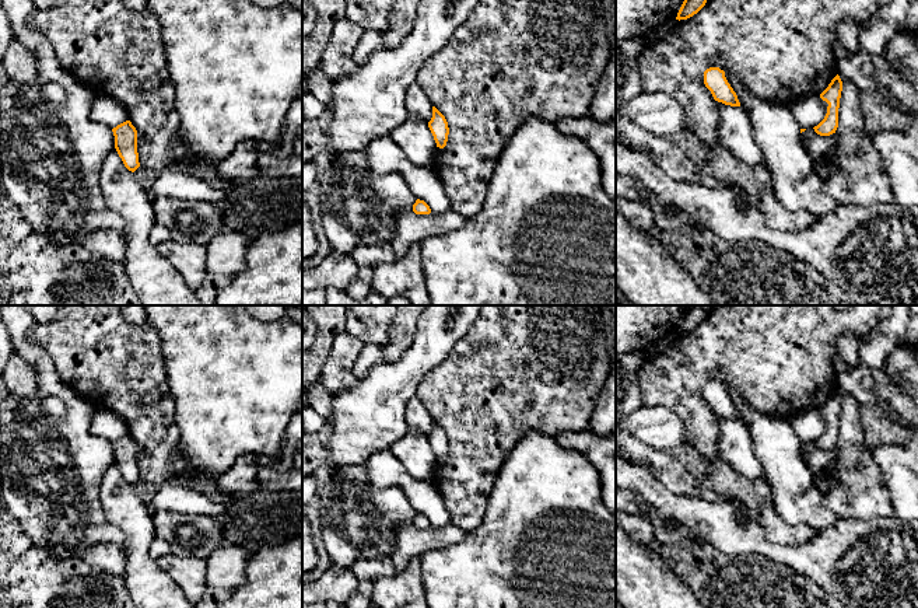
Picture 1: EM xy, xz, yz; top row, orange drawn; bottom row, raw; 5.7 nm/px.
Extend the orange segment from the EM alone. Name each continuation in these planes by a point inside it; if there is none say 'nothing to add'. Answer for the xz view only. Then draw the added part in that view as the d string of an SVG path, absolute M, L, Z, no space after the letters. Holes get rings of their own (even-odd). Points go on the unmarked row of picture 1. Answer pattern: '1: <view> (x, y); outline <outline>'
nothing to add

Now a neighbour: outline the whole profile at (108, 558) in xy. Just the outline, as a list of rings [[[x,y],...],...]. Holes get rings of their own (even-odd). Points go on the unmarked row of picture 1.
[[[98,544],[88,546],[81,553],[83,560],[101,572],[112,576],[123,576],[125,555],[123,549],[113,544]]]

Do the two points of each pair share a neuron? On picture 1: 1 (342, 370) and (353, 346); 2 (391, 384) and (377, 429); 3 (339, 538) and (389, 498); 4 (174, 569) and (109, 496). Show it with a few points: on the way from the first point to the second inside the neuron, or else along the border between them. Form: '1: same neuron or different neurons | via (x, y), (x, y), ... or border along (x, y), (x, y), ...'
1: same neuron | via (342, 364), (342, 357), (347, 352)
2: same neuron | via (381, 395), (377, 402), (377, 418)
3: same neuron | via (351, 527), (377, 510)
4: different neurons | border along (156, 562), (178, 587)

